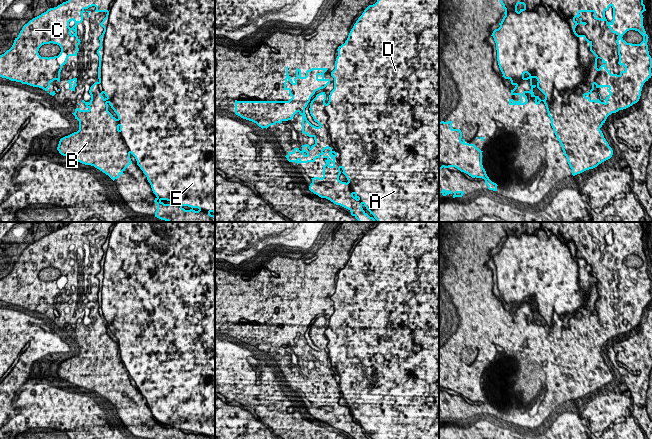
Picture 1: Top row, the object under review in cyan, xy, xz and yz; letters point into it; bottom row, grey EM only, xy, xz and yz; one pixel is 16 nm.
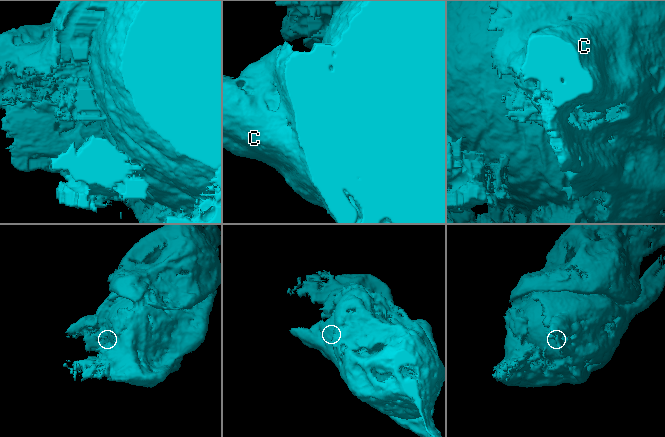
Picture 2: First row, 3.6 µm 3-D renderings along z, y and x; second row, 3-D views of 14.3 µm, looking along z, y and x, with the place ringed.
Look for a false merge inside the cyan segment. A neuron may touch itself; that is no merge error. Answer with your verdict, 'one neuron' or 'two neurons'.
two neurons

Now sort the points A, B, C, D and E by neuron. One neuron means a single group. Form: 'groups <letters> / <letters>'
groups A B D E / C

